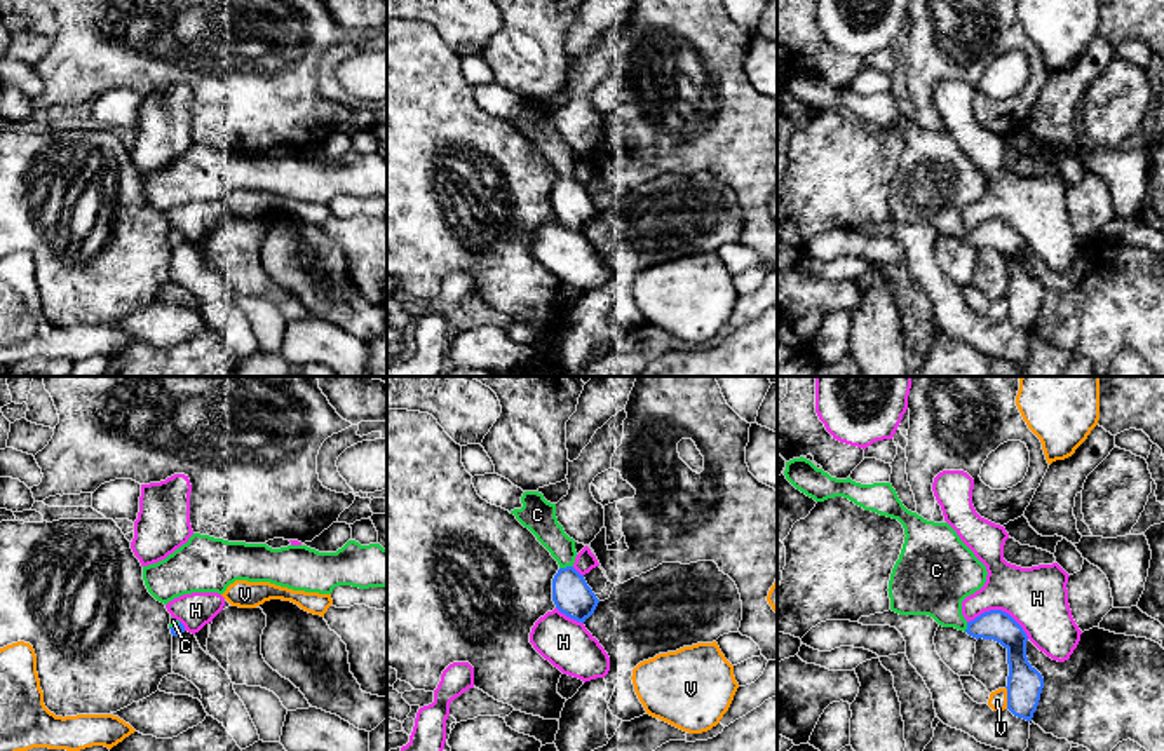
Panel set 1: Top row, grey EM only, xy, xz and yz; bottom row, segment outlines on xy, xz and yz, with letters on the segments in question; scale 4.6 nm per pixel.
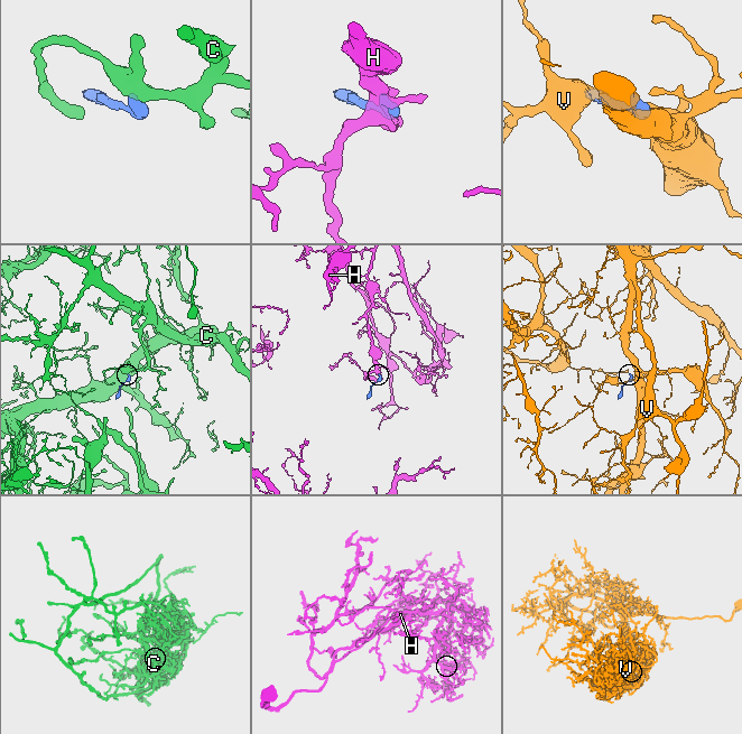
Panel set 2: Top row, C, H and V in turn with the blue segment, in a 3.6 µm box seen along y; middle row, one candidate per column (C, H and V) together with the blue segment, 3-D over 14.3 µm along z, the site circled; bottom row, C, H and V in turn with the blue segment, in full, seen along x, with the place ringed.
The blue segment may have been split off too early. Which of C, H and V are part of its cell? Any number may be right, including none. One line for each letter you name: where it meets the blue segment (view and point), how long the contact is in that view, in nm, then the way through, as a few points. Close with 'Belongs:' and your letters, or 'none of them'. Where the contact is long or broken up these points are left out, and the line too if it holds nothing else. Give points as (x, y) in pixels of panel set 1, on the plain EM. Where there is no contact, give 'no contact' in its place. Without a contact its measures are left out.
C: contact xz (567, 176); length 70 nm; way xz (572, 206), (567, 192), (567, 176), (563, 159), (541, 129)
Belongs: C

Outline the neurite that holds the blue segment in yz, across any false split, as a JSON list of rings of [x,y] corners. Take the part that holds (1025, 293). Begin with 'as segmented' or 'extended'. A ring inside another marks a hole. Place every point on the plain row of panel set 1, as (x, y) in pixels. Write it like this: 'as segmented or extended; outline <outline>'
extended; outline [[[803,66],[786,71],[784,85],[815,112],[843,106],[864,120],[897,129],[906,146],[889,190],[890,220],[899,225],[929,225],[943,237],[1000,253],[1009,274],[1007,319],[1032,331],[1044,288],[1028,272],[1028,246],[1002,220],[985,221],[971,232],[964,228],[962,211],[985,195],[988,181],[948,132],[927,131],[908,120],[890,92],[836,89]]]

